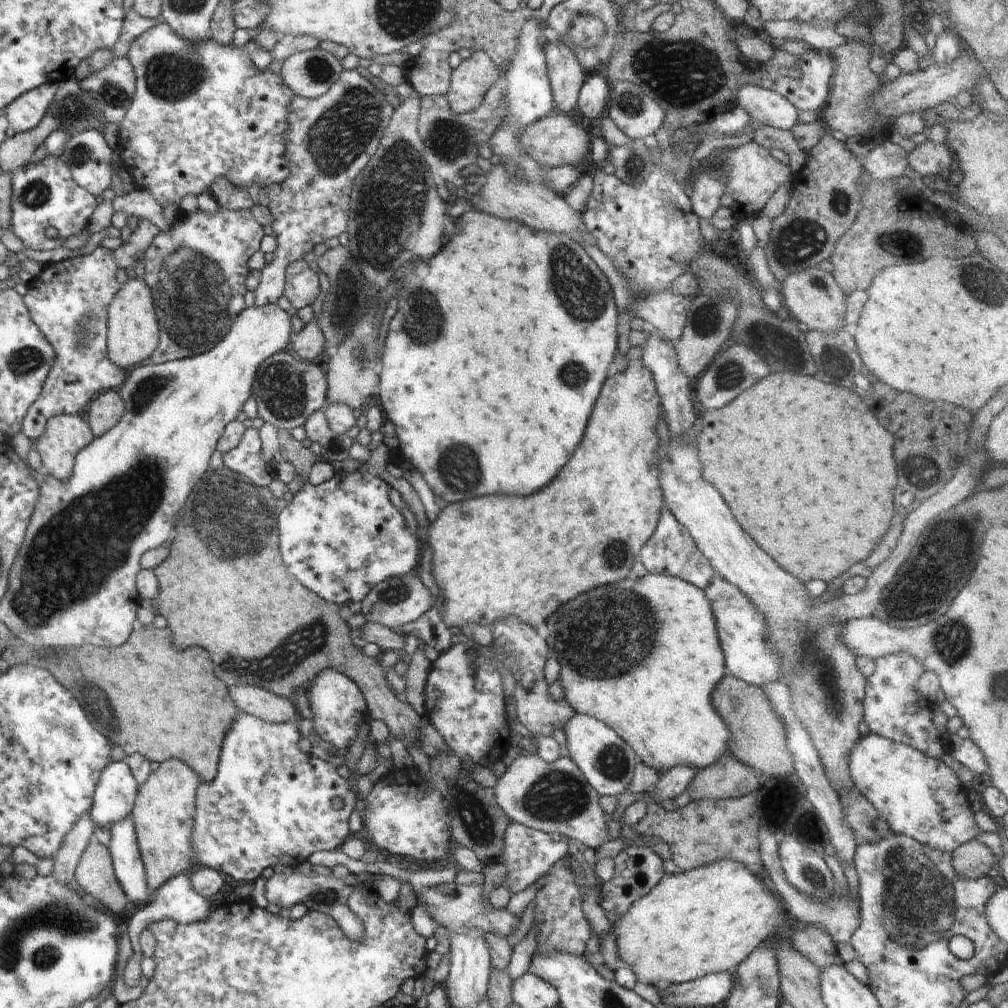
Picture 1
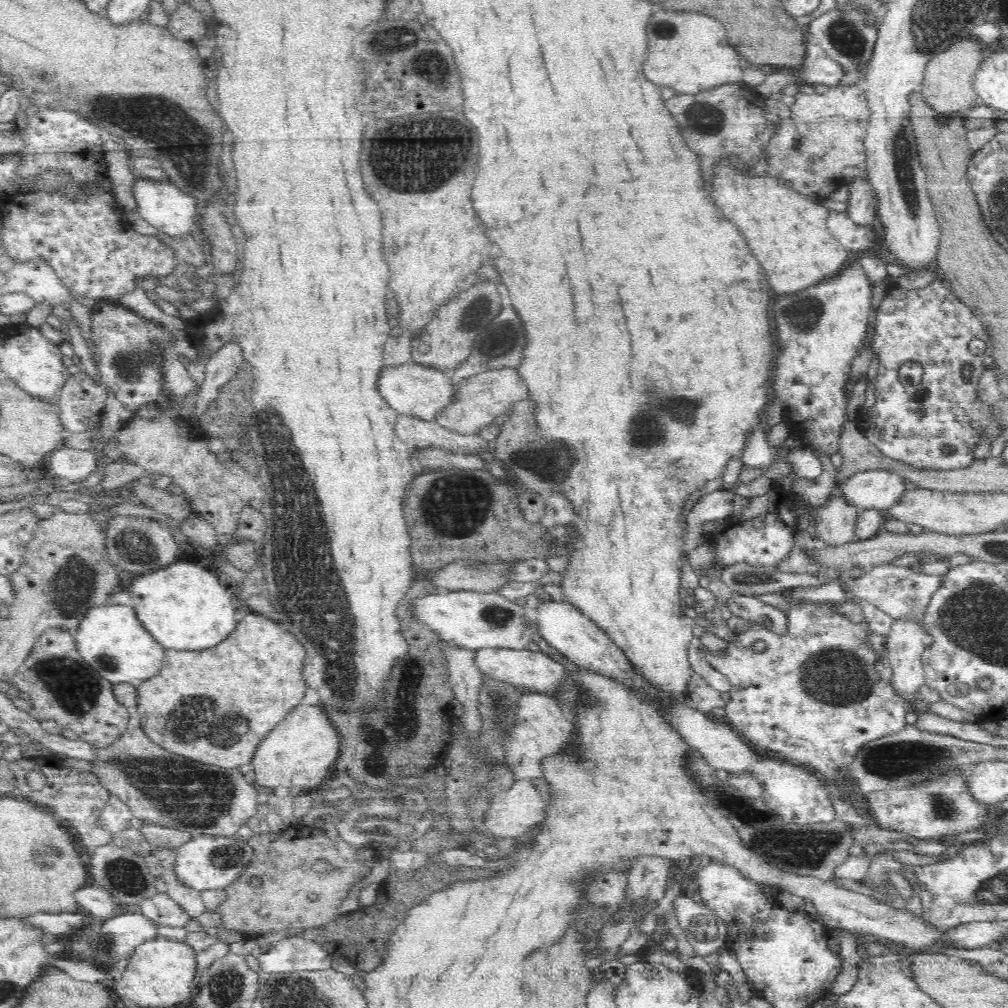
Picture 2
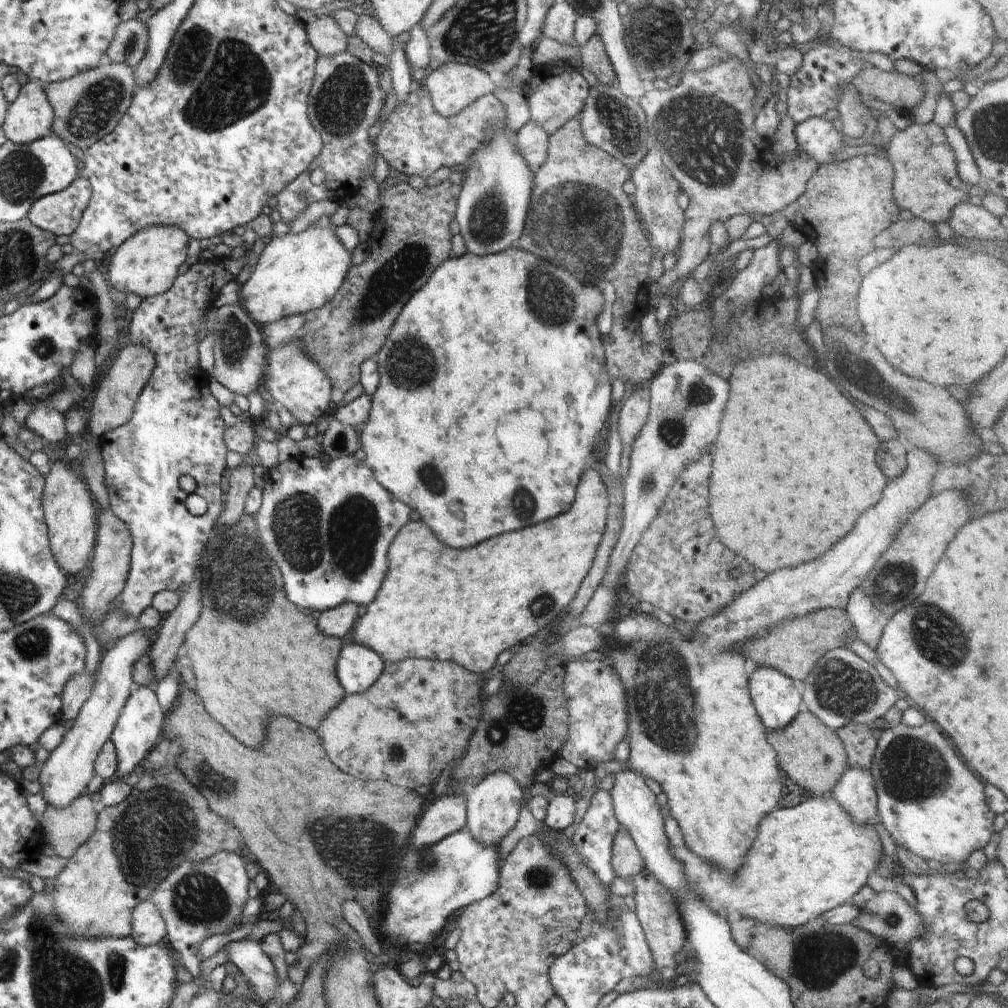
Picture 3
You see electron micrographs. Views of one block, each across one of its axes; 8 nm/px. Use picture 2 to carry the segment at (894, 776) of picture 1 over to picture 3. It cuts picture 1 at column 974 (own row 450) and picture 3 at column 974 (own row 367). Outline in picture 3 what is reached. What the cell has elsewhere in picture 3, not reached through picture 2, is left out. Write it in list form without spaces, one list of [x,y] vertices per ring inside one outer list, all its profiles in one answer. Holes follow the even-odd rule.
[[[931,720],[917,727],[900,723],[883,728],[872,756],[870,772],[877,794],[875,822],[882,822],[897,847],[910,850],[929,864],[957,868],[974,851],[983,849],[990,842],[995,814],[986,802],[985,782],[965,764],[950,738]]]

